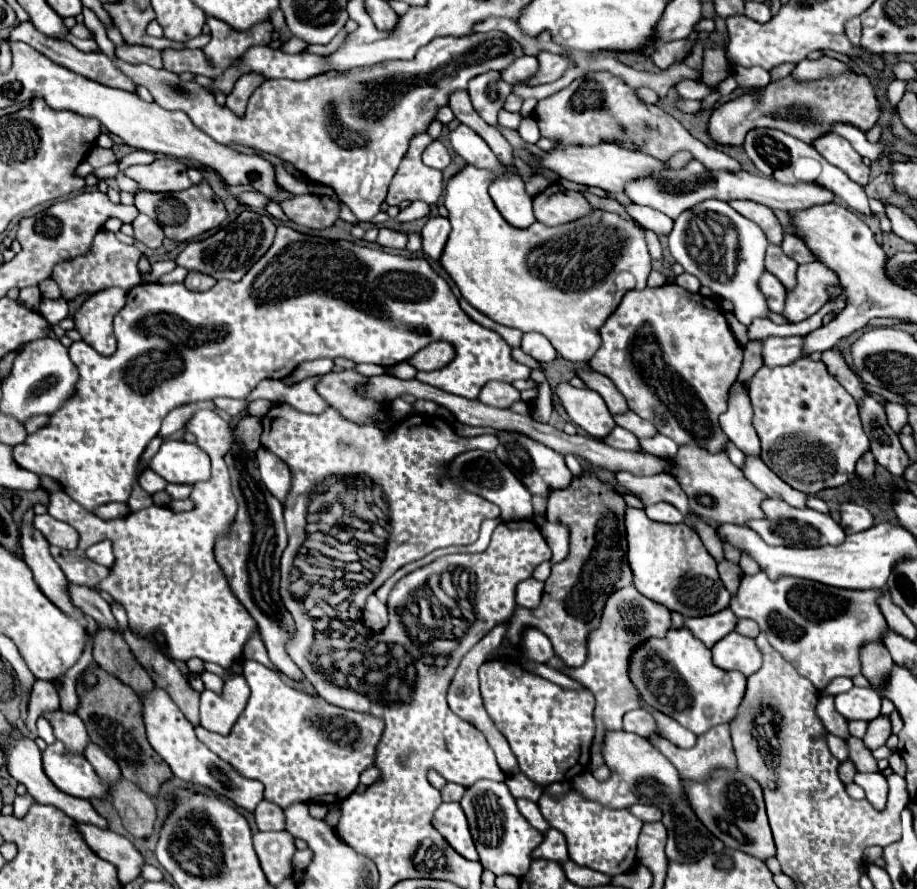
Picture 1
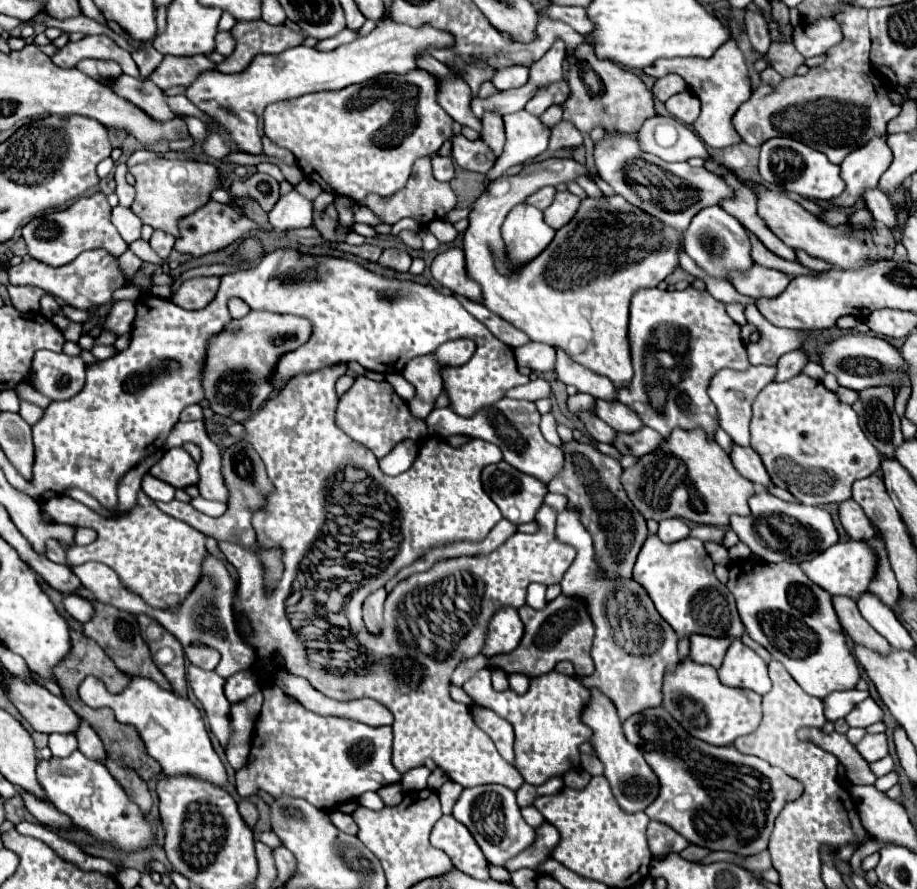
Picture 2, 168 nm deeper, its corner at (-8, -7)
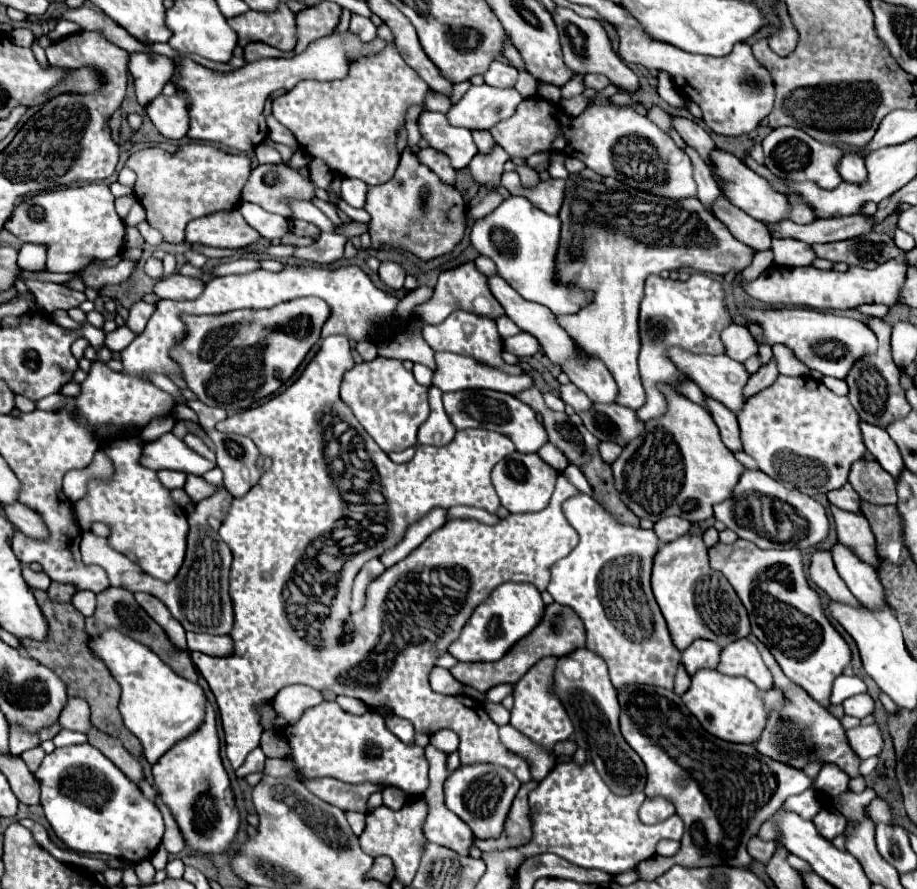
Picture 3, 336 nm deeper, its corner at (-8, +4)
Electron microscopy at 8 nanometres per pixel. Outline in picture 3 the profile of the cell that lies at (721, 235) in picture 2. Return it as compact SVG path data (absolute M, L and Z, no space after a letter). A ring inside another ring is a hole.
M687 148L685 152L691 156L691 160L695 164L695 180L699 186L697 198L713 214L713 204L721 196L721 190L717 188L717 184L713 184L713 176L709 176L709 168L705 168L705 162L697 156L697 152L693 152L693 148Z

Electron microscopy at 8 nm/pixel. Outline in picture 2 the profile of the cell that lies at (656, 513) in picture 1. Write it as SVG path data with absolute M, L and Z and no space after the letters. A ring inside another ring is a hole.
M665 519L665 521L659 523L657 537L663 543L675 543L675 541L681 541L681 539L689 537L689 527L683 519Z

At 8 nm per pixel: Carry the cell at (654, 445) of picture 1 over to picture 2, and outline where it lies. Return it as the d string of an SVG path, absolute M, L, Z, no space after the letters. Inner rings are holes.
M643 427L641 431L635 431L635 433L617 433L617 439L613 439L613 447L621 455L635 455L635 457L651 453L661 443L663 443L663 437L649 427Z

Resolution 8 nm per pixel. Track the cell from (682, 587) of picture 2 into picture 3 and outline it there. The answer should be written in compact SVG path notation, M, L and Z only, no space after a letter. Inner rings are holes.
M685 534L673 542L661 544L653 556L651 586L667 620L673 644L679 650L685 650L697 638L707 638L719 642L719 646L725 646L737 638L745 638L751 632L747 610L735 590L721 572L709 566L707 546L701 536Z

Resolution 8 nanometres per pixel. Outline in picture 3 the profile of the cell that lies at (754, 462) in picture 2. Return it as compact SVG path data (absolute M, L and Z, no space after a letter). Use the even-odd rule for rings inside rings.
M707 398L707 406L709 406L709 412L711 412L715 424L719 426L721 440L725 442L725 446L731 452L741 452L743 450L743 442L741 442L737 416L733 416L723 404L717 404L717 400L713 400L713 398Z

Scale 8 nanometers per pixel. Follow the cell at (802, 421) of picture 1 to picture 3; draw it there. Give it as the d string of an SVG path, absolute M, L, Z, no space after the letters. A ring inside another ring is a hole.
M781 374L771 386L747 400L745 412L737 418L743 450L755 458L759 470L785 484L785 488L809 496L845 486L851 464L867 454L861 418L849 398L833 394L823 382L811 376Z

